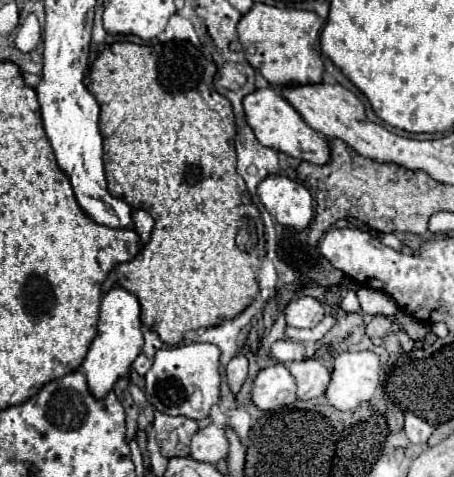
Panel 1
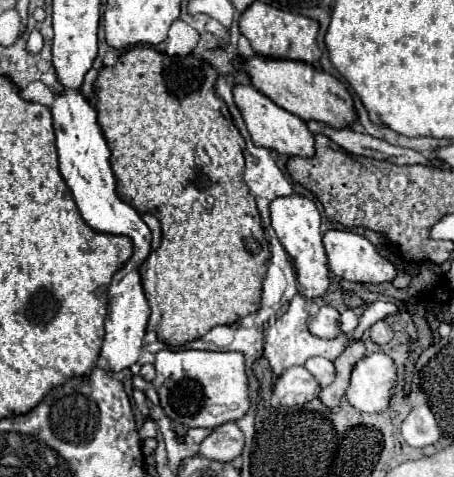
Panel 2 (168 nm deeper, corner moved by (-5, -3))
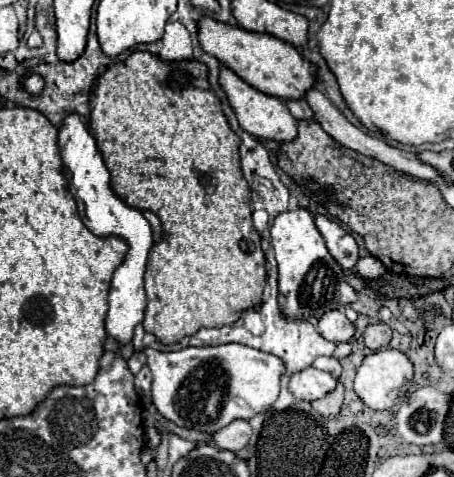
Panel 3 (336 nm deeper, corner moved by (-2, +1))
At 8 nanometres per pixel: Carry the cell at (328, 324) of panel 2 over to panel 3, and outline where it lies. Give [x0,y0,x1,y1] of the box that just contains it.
[318,310,356,344]

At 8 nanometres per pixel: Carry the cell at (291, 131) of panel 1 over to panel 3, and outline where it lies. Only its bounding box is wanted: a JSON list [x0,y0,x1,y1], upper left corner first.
[220,66,298,142]

